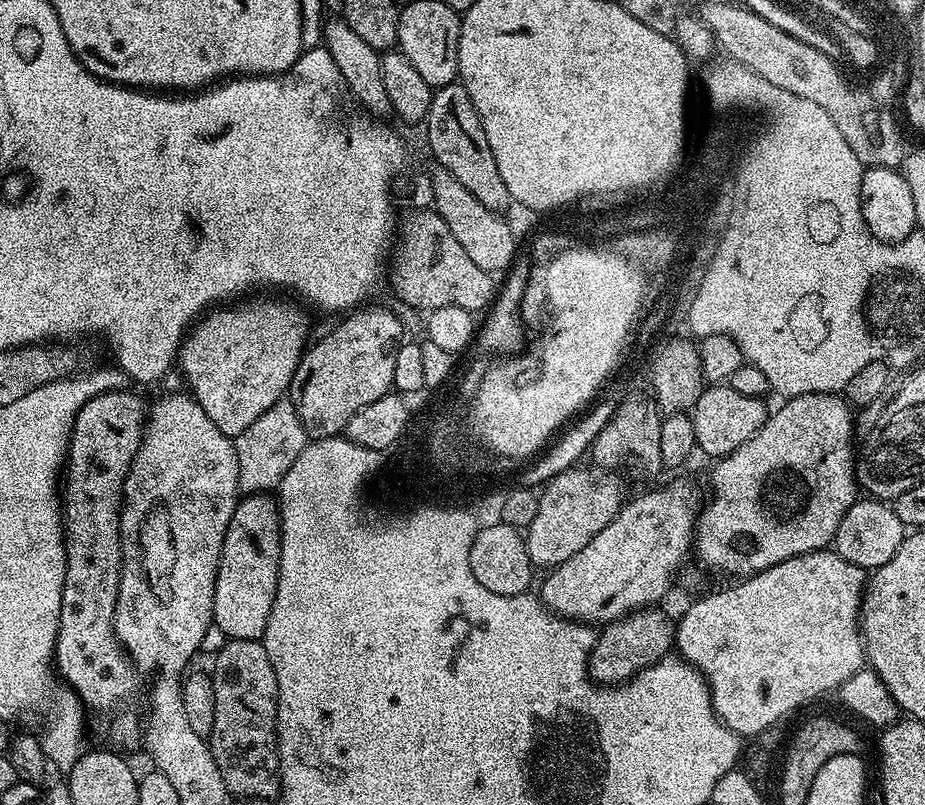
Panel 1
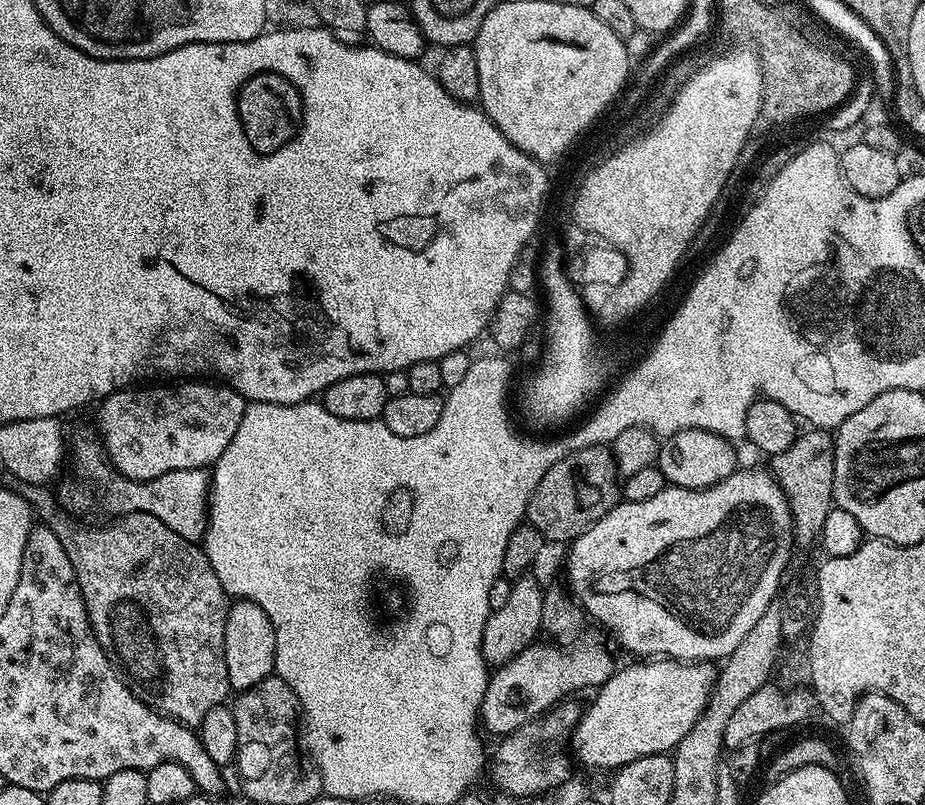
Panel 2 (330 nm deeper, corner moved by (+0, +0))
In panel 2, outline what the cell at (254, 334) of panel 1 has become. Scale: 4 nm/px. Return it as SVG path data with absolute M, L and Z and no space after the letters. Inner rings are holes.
M95 427L80 428L70 436L70 464L76 467L76 480L84 484L88 480L88 492L92 495L92 500L96 503L96 508L100 512L105 512L108 518L123 518L131 512L145 512L154 514L154 518L161 520L174 534L193 542L203 541L204 531L208 528L208 505L210 503L210 493L212 491L212 473L208 468L187 468L181 472L161 471L153 480L148 480L145 484L139 484L136 480L131 480L131 475L117 470L110 466L110 461L104 451L104 445L98 439L98 432Z

